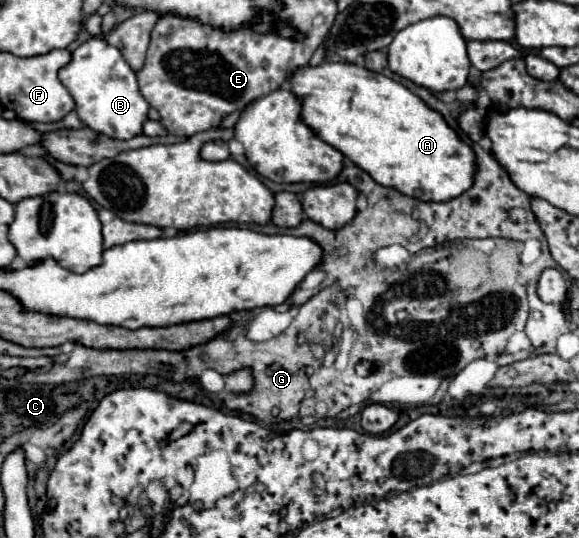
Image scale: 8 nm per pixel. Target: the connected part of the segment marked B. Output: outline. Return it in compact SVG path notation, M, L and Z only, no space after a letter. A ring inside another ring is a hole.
M91 37L75 47L71 51L71 61L59 69L59 81L71 93L75 113L87 127L115 139L131 139L141 133L141 127L147 121L149 103L139 91L133 69L127 65L119 49L107 45L105 39Z

